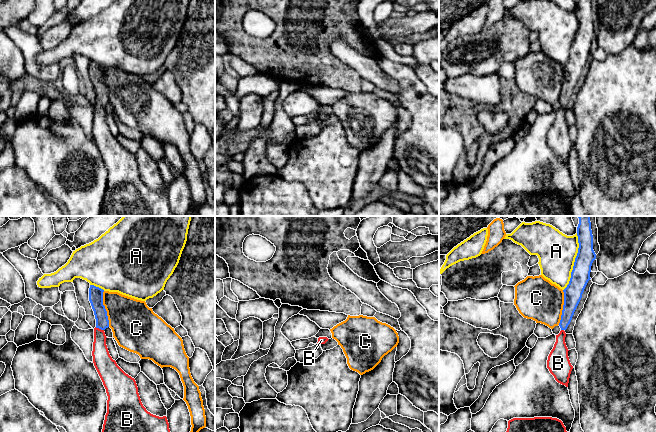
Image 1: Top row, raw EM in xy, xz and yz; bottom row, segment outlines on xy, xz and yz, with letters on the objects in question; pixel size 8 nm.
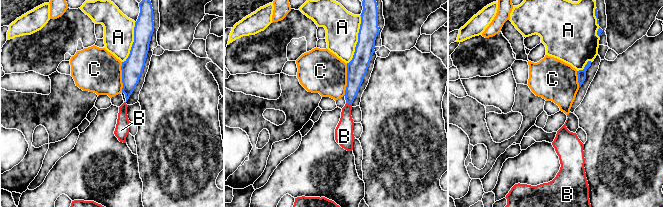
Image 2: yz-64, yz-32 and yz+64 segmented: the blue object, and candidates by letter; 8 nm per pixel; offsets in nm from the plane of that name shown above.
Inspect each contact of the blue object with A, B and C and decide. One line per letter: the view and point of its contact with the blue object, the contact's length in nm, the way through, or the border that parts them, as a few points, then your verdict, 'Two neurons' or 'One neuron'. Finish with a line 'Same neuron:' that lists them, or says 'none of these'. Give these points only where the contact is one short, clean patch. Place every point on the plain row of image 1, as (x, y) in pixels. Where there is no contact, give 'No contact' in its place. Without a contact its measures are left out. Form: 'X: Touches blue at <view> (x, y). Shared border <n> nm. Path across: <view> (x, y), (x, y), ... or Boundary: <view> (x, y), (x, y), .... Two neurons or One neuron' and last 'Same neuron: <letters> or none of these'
A: Touches blue at yz (574, 38). Shared border 480 nm. Two neurons
B: Touches blue at xy (99, 104). Shared border 80 nm. Path across: xy (96, 73), (100, 88), (99, 104), (101, 134). One neuron
C: Touches blue at xy (105, 85). Shared border 300 nm. Two neurons
Same neuron: B

